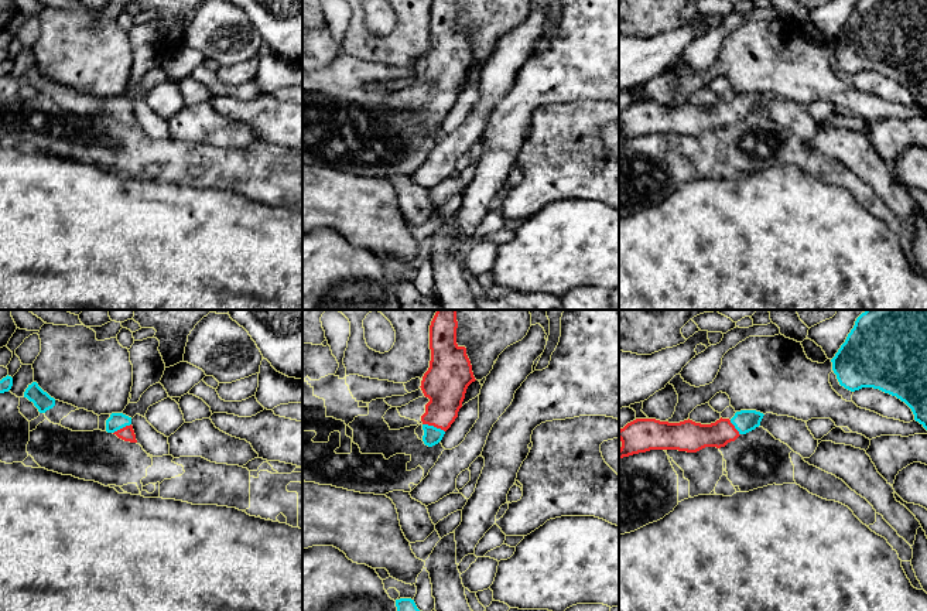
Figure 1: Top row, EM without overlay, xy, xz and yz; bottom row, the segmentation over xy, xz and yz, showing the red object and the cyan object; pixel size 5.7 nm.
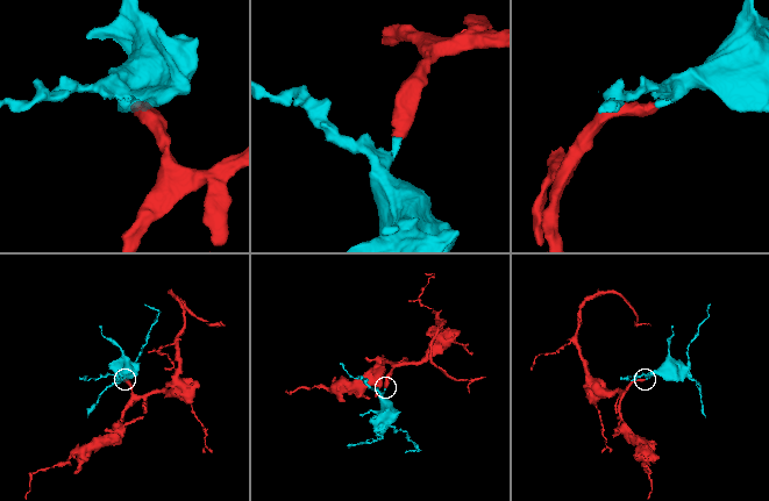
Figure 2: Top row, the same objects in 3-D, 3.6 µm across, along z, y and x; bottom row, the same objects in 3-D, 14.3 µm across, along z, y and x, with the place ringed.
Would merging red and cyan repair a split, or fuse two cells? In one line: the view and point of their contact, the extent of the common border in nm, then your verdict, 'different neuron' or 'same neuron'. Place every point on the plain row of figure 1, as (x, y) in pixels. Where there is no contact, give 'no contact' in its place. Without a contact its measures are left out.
meets red in xz at (434, 109); contact 140 nm long; same neuron

